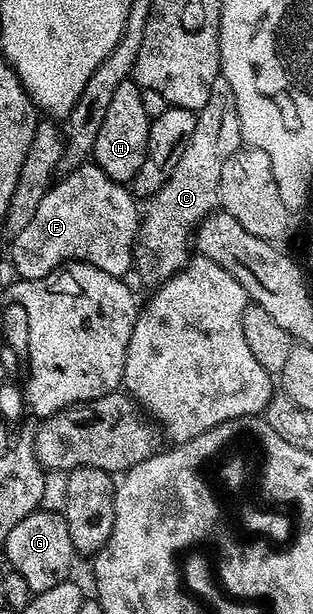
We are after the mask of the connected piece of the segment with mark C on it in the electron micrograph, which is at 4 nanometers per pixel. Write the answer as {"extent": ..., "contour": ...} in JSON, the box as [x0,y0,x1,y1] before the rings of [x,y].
{"extent":[132,77,242,285],"contour":[[[223,77],[216,79],[210,93],[210,101],[202,105],[196,117],[194,133],[190,137],[190,145],[186,145],[186,153],[178,161],[174,173],[170,173],[170,181],[158,189],[158,193],[149,195],[142,207],[140,230],[136,233],[136,245],[132,248],[135,274],[140,274],[144,283],[159,285],[174,277],[188,263],[194,251],[194,236],[197,228],[212,212],[221,206],[219,185],[225,162],[242,147],[242,125],[238,117],[238,101],[234,97],[234,89]]]}

